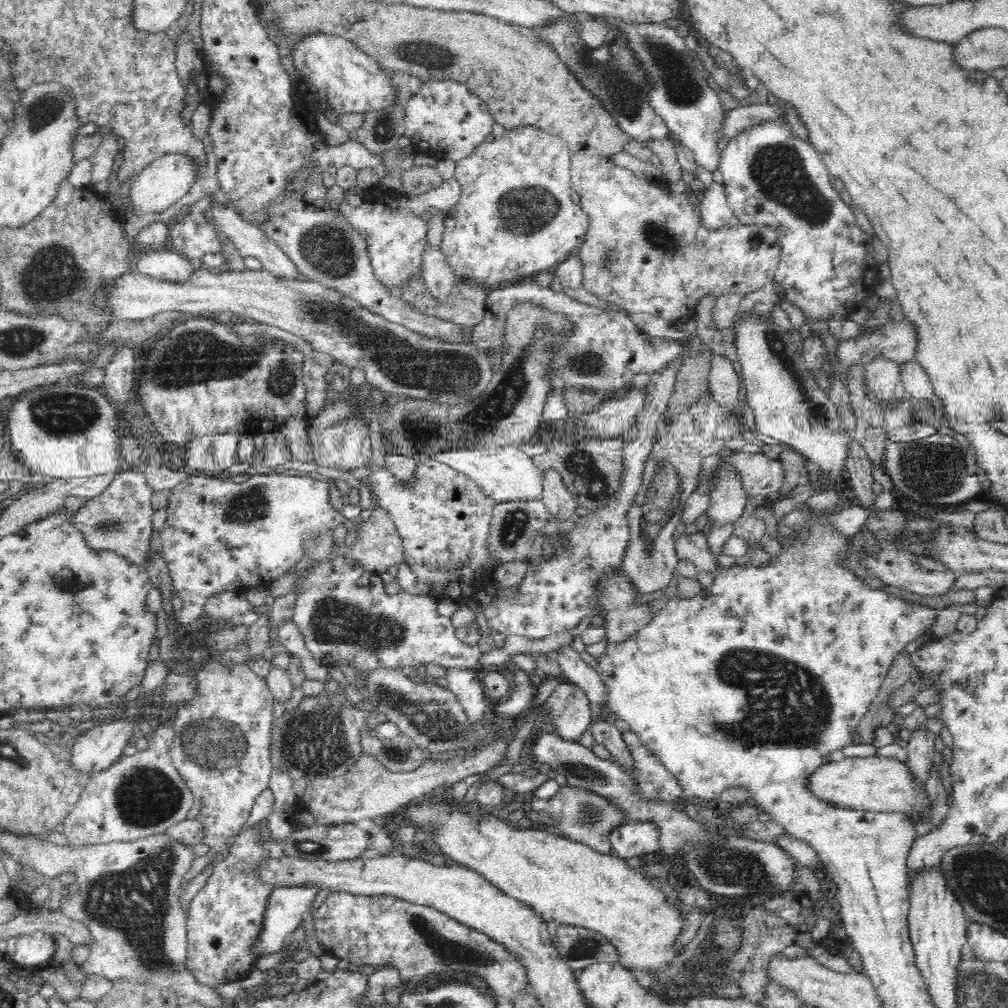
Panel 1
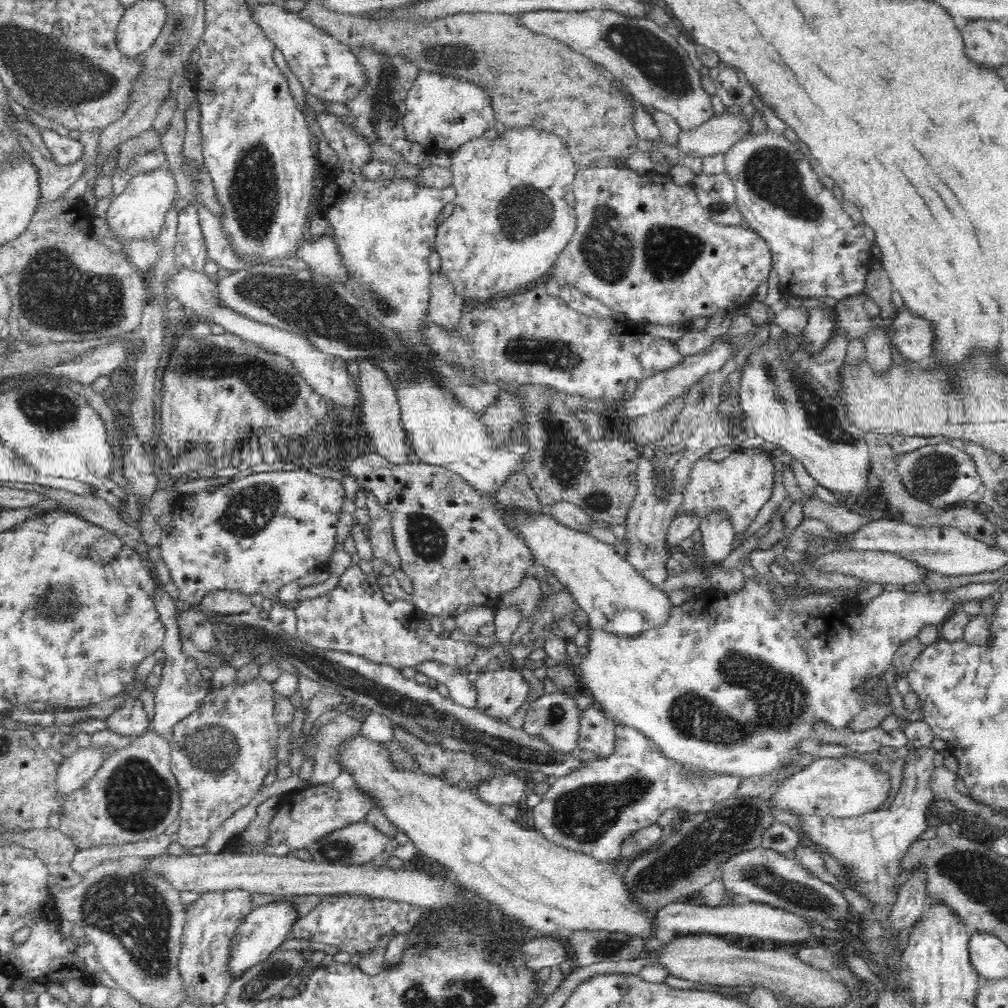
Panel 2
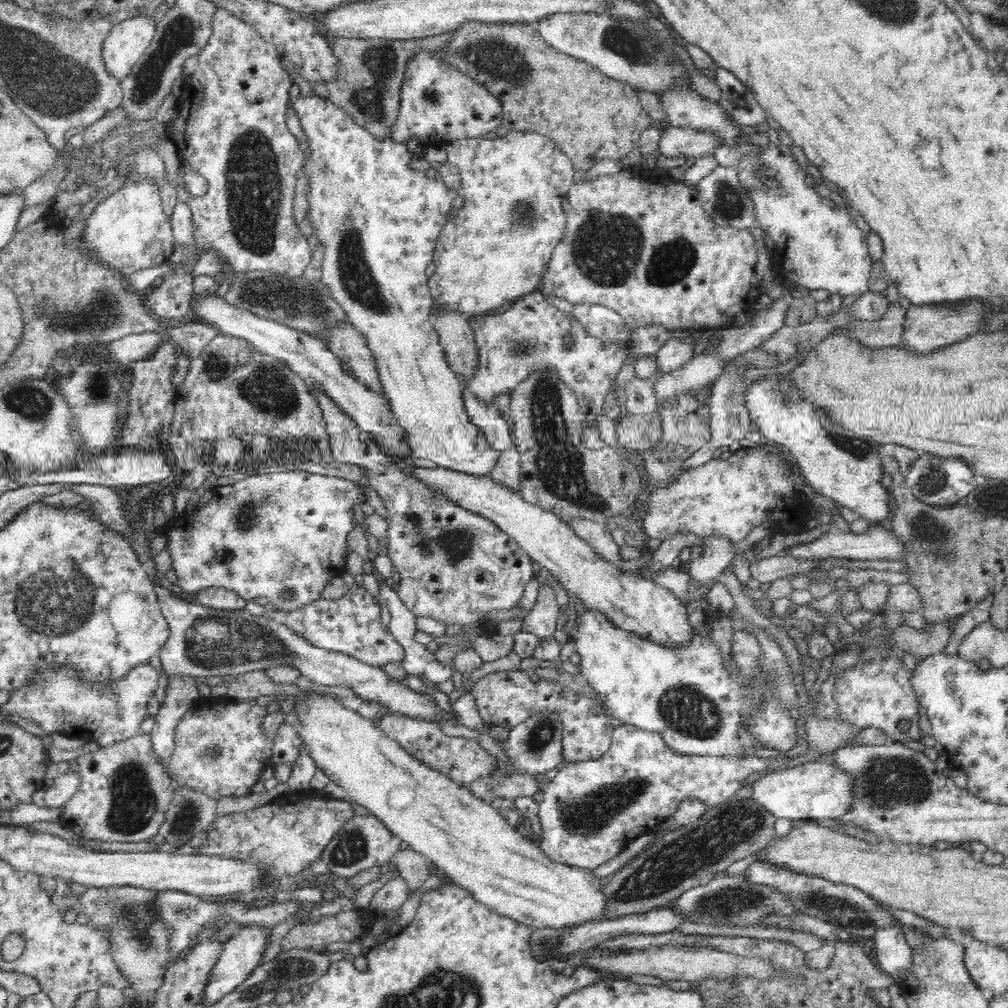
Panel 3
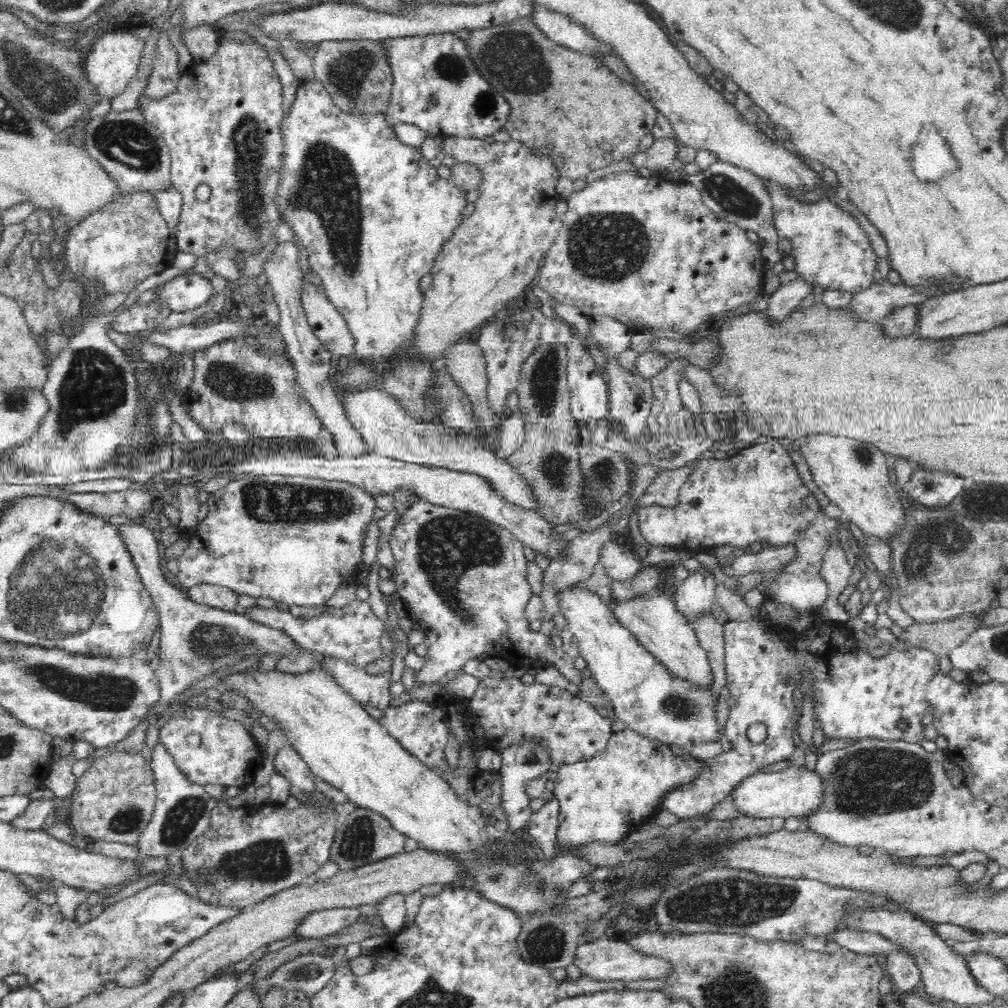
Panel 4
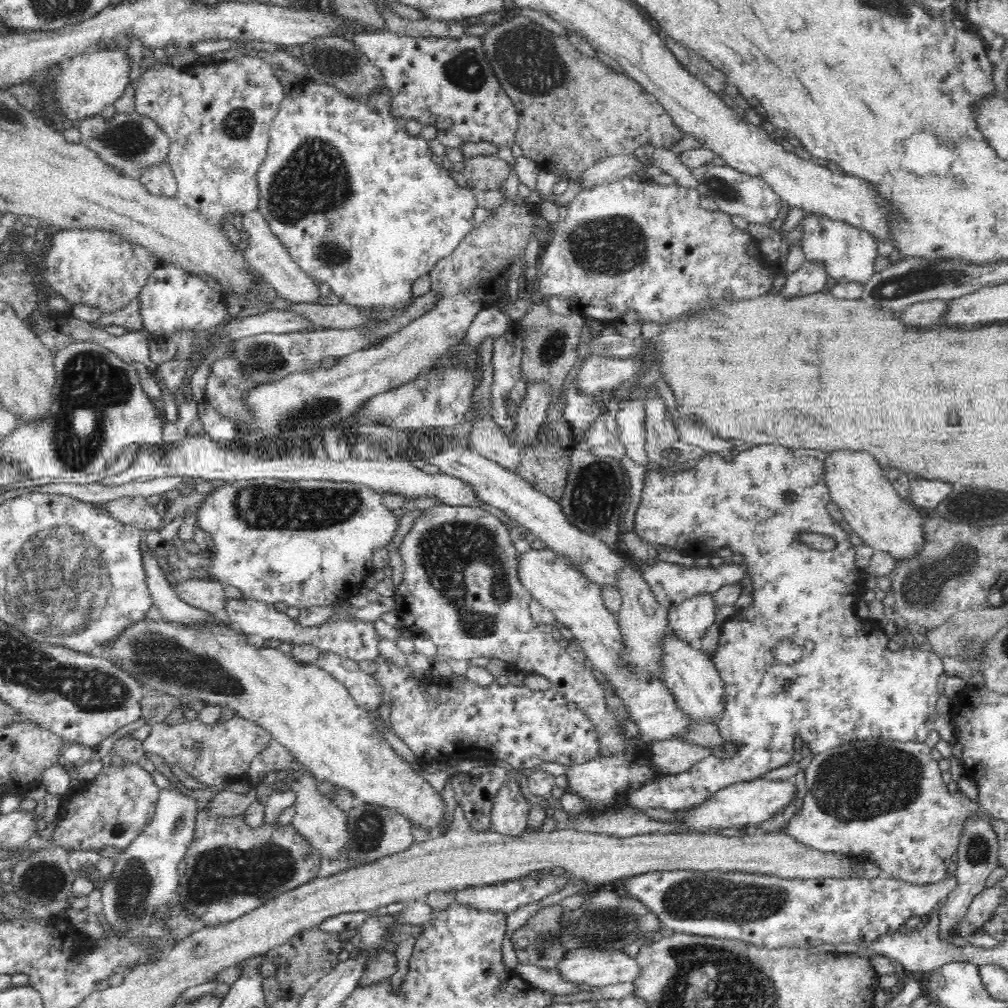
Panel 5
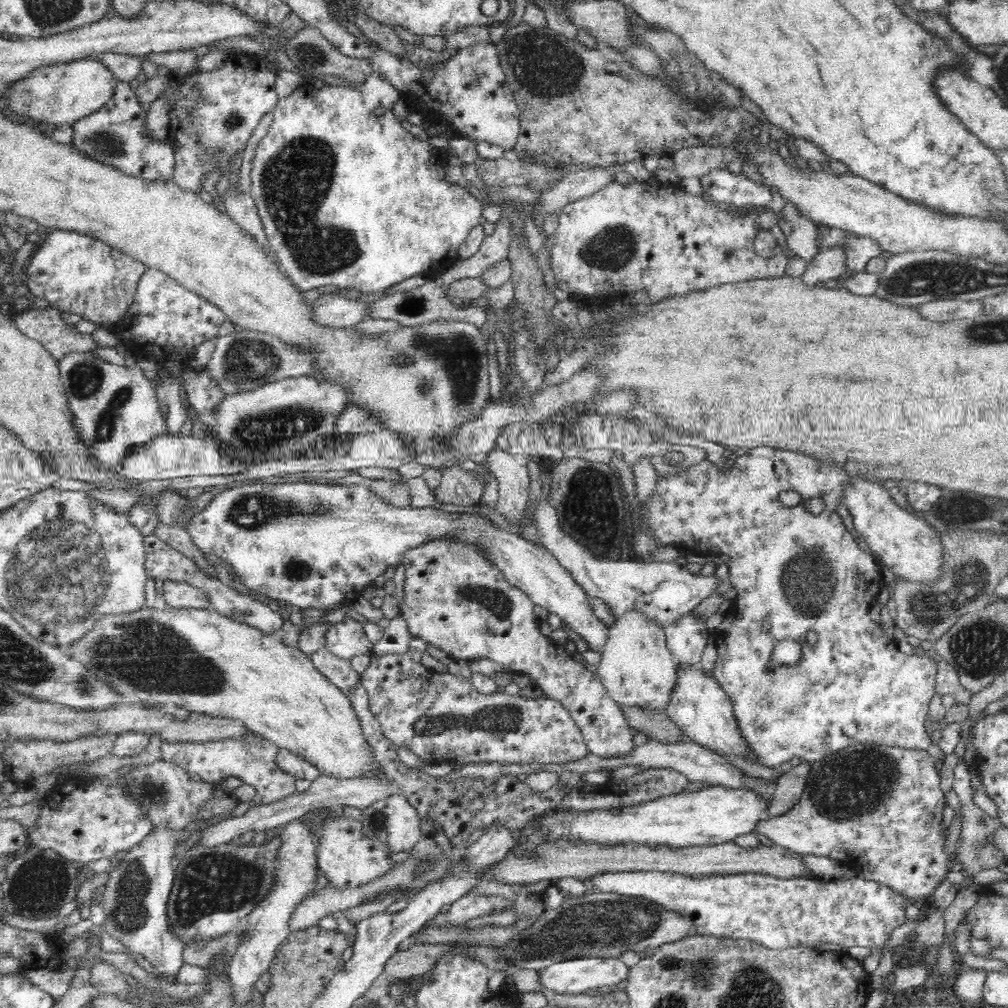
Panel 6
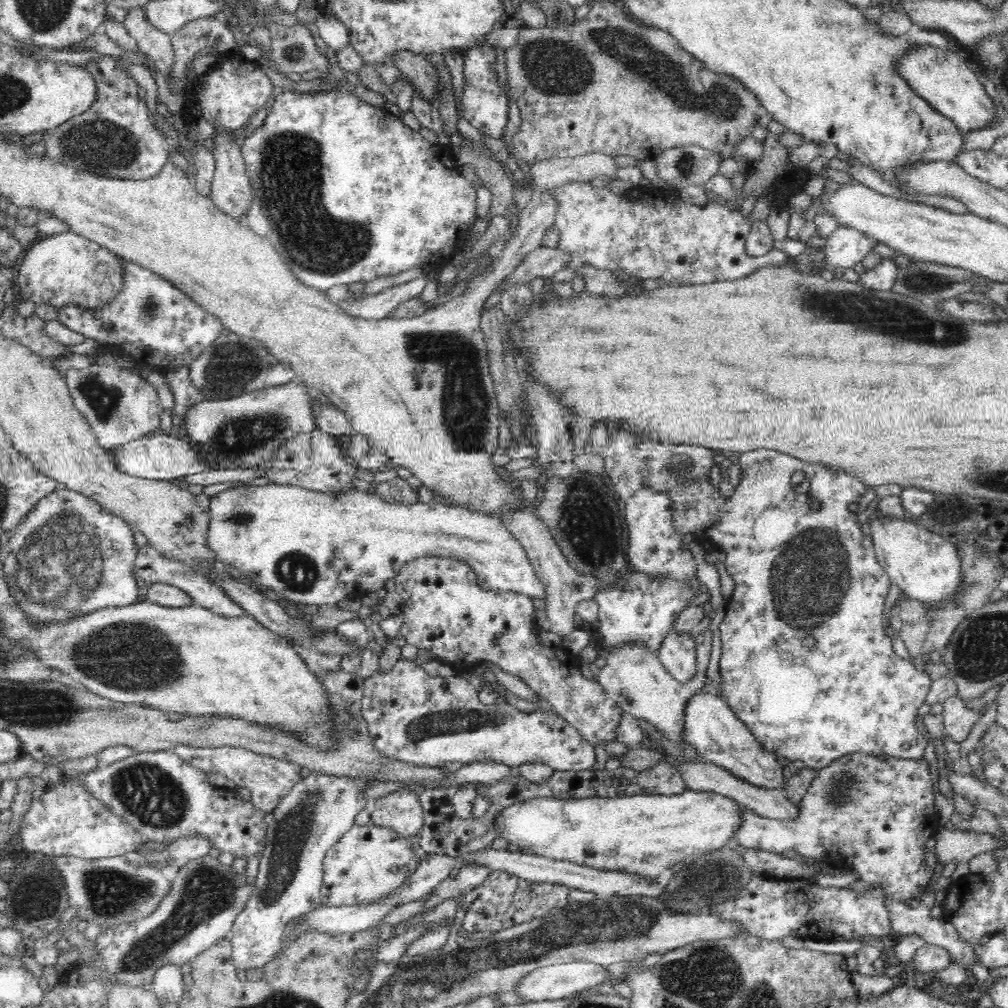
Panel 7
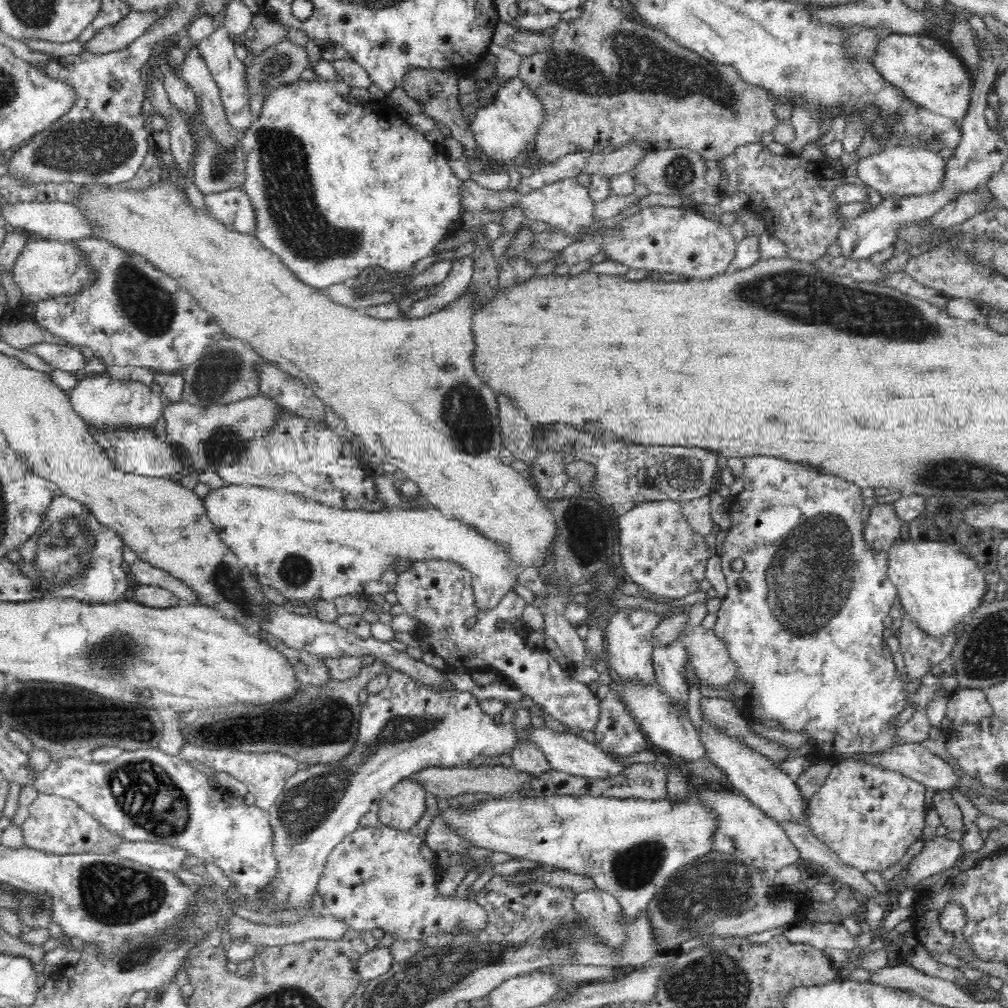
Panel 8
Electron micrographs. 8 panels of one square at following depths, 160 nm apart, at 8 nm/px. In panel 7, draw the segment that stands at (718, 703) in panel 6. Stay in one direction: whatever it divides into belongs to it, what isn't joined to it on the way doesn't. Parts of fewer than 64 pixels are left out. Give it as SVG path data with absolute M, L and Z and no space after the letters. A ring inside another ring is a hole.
M698 691L686 701L683 712L682 739L697 751L700 758L718 764L737 778L763 788L784 788L783 767L777 758L762 749L750 729L736 716L725 697Z

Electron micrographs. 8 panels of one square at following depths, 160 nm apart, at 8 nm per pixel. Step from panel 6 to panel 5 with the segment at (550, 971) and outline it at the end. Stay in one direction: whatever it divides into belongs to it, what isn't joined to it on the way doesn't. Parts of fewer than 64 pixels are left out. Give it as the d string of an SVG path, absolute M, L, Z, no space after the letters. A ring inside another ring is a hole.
M580 947L569 950L558 964L558 972L574 984L603 988L618 982L634 982L642 976L638 961L624 949Z

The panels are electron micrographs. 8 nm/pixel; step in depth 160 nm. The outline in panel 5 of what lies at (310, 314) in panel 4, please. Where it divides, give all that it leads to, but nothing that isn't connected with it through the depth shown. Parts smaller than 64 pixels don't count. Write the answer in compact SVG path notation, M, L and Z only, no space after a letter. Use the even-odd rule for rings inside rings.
M259 210L242 217L243 228L249 235L248 248L243 251L244 263L252 271L258 271L263 280L270 284L280 297L292 303L307 303L321 305L320 291L315 281L300 269L300 266L292 259L292 255L286 250L282 241L272 232L268 221Z

